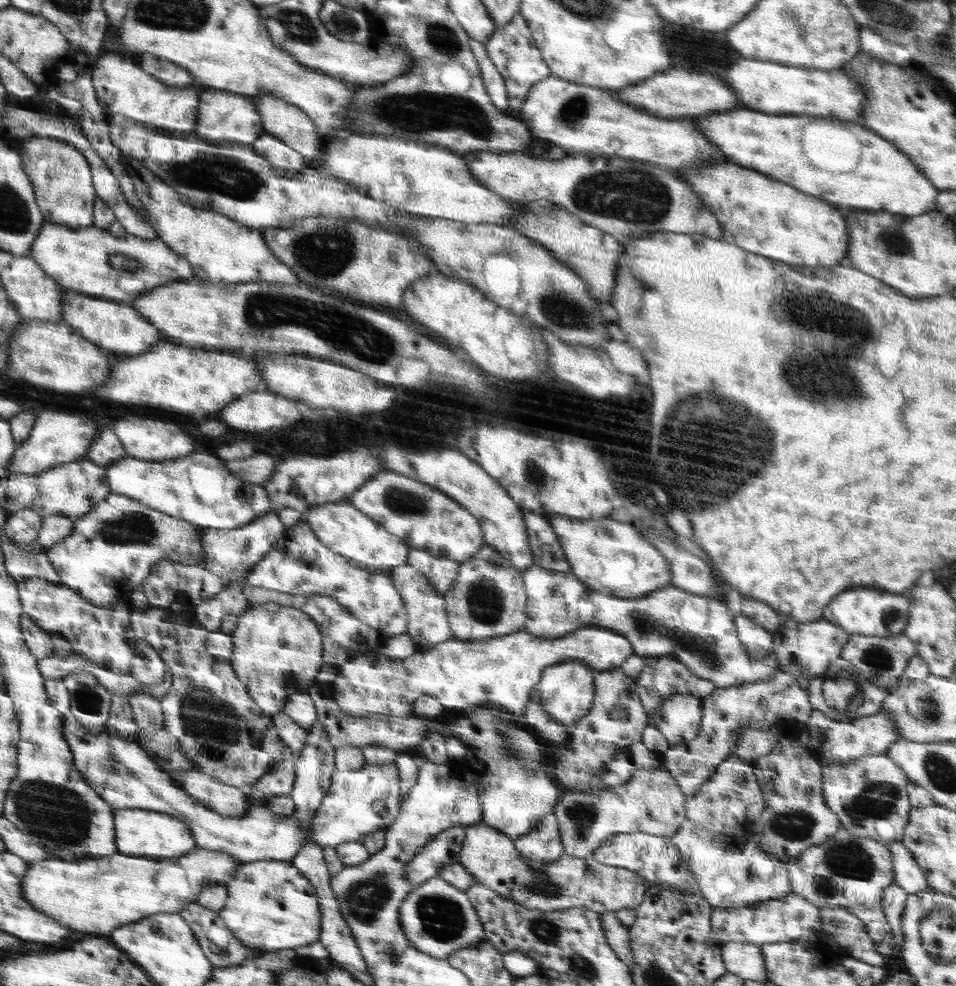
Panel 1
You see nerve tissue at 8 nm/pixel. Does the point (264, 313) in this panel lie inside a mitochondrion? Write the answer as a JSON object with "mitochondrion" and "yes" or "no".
{"mitochondrion":"yes"}

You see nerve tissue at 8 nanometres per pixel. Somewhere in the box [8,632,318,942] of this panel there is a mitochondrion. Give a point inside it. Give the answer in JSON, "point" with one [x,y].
{"point":[52,812]}

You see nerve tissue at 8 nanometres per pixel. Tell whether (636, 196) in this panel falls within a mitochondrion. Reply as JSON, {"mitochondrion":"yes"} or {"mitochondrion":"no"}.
{"mitochondrion":"yes"}

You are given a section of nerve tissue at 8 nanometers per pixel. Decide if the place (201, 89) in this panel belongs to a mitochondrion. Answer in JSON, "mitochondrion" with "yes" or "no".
{"mitochondrion":"no"}

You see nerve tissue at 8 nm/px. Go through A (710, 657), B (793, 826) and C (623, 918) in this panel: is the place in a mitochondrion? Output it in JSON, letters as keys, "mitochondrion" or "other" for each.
{"A":"mitochondrion","B":"mitochondrion","C":"other"}

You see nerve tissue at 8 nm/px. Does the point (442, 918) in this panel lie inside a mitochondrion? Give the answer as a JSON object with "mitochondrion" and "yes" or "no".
{"mitochondrion":"yes"}

